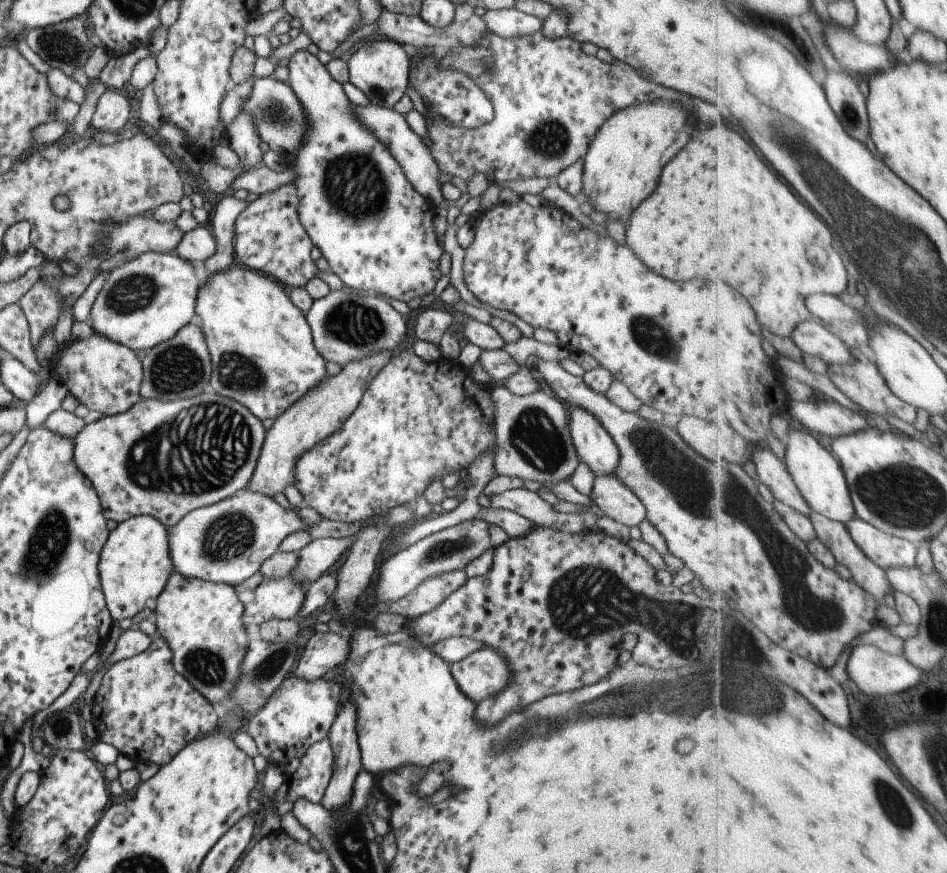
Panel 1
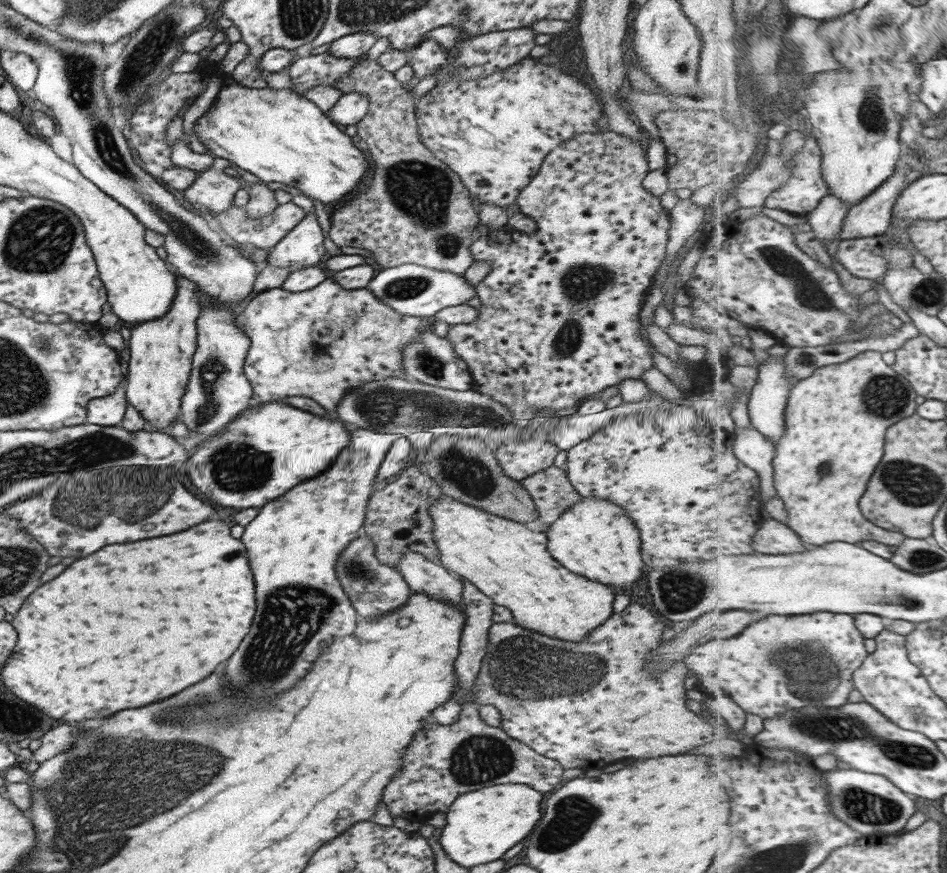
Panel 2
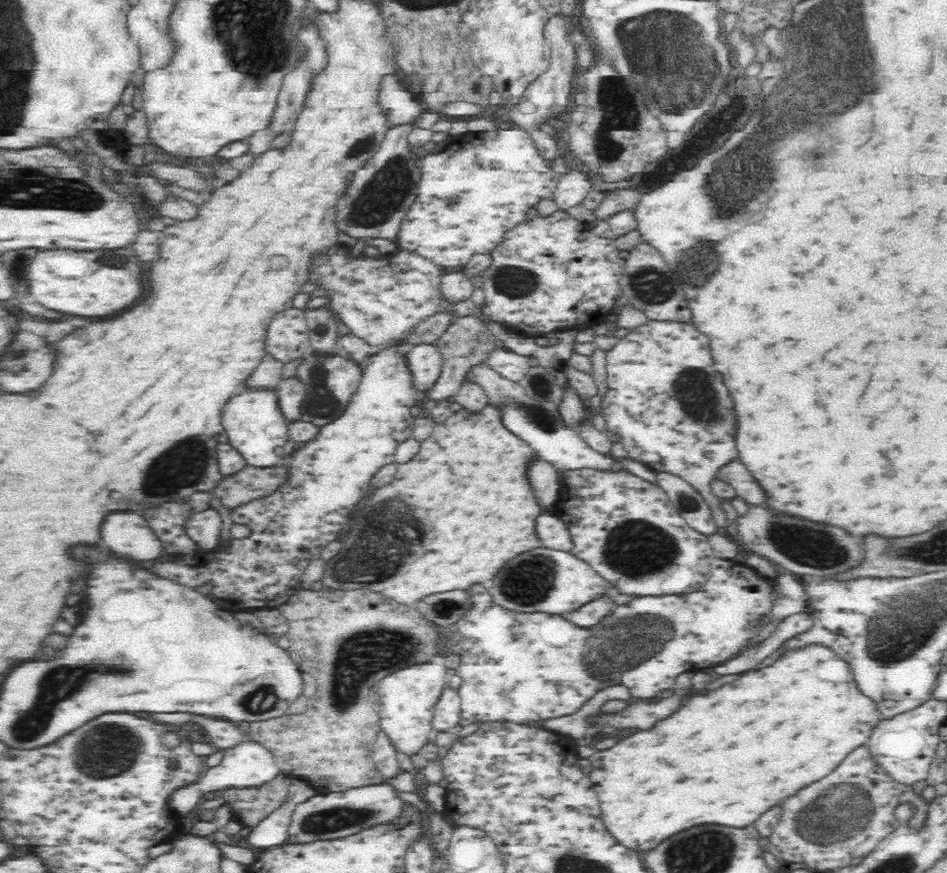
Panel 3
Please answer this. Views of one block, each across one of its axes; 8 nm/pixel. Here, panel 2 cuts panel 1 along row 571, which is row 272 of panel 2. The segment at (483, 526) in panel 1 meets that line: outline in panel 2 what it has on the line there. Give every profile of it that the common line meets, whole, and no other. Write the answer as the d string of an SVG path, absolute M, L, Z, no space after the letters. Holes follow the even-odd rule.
M406 264L396 267L386 267L378 272L367 287L382 303L403 316L418 316L430 319L435 313L446 306L469 304L477 296L474 286L465 281L460 274L445 273L416 264Z

